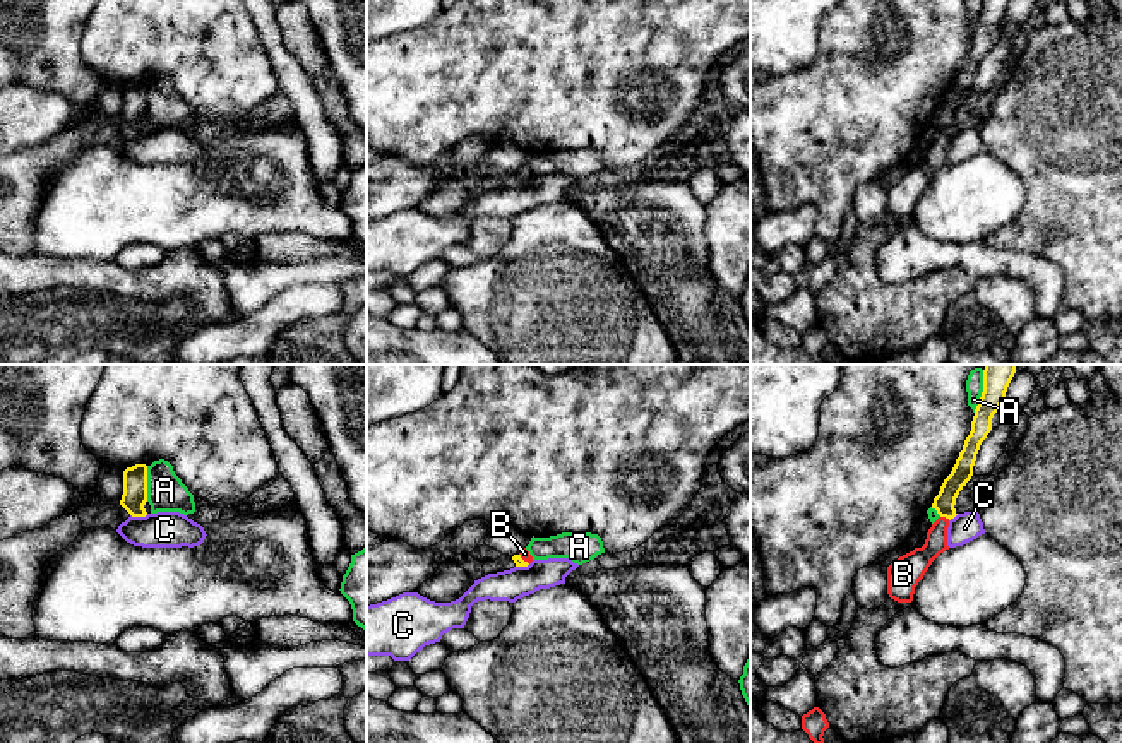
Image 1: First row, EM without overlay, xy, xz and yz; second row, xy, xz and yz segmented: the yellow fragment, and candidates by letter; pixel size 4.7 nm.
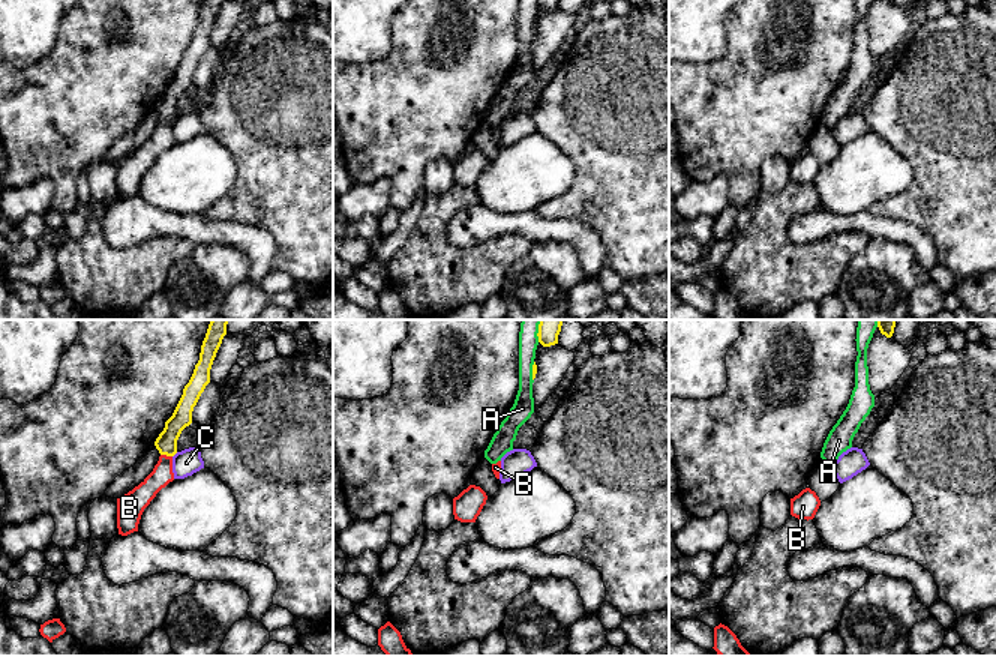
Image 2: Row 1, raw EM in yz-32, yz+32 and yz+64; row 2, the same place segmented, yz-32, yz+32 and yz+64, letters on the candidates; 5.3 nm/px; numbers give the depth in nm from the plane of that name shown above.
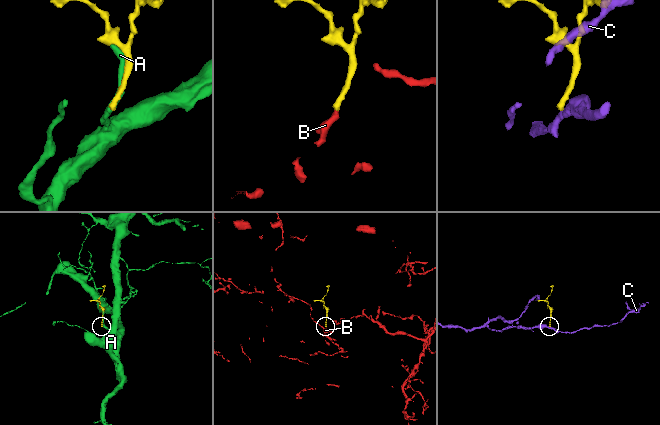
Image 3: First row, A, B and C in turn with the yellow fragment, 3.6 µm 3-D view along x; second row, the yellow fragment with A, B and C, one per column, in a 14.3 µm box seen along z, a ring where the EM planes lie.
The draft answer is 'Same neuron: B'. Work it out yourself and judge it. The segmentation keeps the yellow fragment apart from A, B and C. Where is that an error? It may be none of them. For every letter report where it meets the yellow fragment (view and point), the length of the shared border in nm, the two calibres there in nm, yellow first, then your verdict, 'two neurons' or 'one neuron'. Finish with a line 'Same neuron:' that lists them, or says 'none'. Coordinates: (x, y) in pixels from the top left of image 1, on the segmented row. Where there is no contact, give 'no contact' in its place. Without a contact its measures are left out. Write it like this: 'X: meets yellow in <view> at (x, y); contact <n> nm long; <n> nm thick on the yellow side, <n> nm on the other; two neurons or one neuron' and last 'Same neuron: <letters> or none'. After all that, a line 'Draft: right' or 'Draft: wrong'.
A: meets yellow in xy at (146, 483); contact 170 nm long; 120 nm thick on the yellow side, 180 nm on the other; two neurons
B: meets yellow in yz at (946, 517); contact 50 nm long; 100 nm thick on the yellow side, 120 nm on the other; one neuron
C: meets yellow in xy at (139, 516); contact 90 nm long; 120 nm thick on the yellow side, 180 nm on the other; two neurons
Same neuron: B
Draft: right

